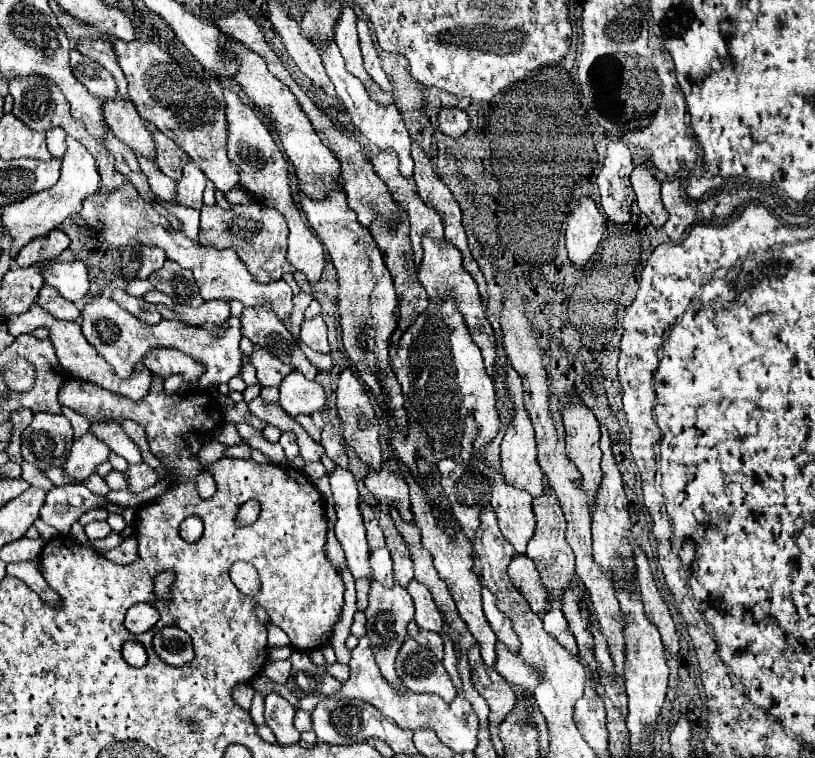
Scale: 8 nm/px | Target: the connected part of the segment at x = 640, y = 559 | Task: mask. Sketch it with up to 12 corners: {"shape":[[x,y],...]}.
{"shape":[[634,548],[636,580],[644,608],[664,646],[678,654],[676,626],[656,588],[644,550]]}

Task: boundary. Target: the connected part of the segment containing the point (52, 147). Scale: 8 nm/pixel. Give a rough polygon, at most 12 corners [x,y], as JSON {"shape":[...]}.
{"shape":[[50,128],[46,142],[52,156],[64,154],[66,132],[62,128]]}

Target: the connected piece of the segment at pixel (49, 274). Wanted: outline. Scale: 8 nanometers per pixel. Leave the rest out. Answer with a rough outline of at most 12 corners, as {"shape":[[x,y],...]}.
{"shape":[[54,262],[44,282],[84,306],[90,290],[84,262]]}

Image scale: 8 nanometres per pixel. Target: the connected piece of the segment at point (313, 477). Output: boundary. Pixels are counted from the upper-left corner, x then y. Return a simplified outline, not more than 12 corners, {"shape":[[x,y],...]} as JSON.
{"shape":[[320,461],[307,463],[303,472],[314,484],[327,474]]}

